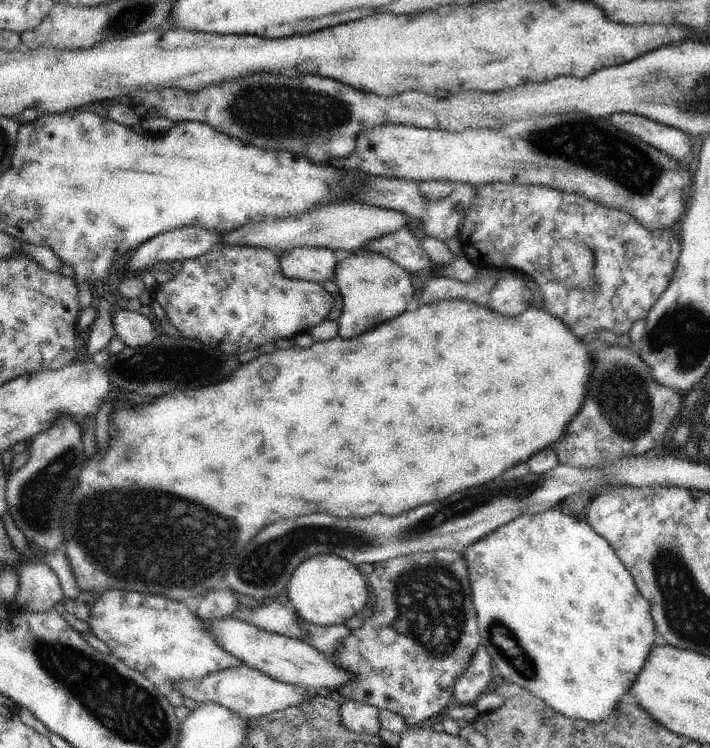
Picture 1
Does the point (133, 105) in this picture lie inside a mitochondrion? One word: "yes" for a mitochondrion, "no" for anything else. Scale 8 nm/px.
no

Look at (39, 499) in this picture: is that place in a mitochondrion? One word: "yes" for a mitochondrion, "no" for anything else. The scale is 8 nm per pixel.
yes

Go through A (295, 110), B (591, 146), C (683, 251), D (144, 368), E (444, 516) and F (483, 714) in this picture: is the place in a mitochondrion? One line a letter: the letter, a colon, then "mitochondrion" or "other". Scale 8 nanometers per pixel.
A: mitochondrion
B: mitochondrion
C: other
D: mitochondrion
E: mitochondrion
F: other

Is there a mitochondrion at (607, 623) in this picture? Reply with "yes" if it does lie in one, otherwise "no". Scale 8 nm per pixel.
no

